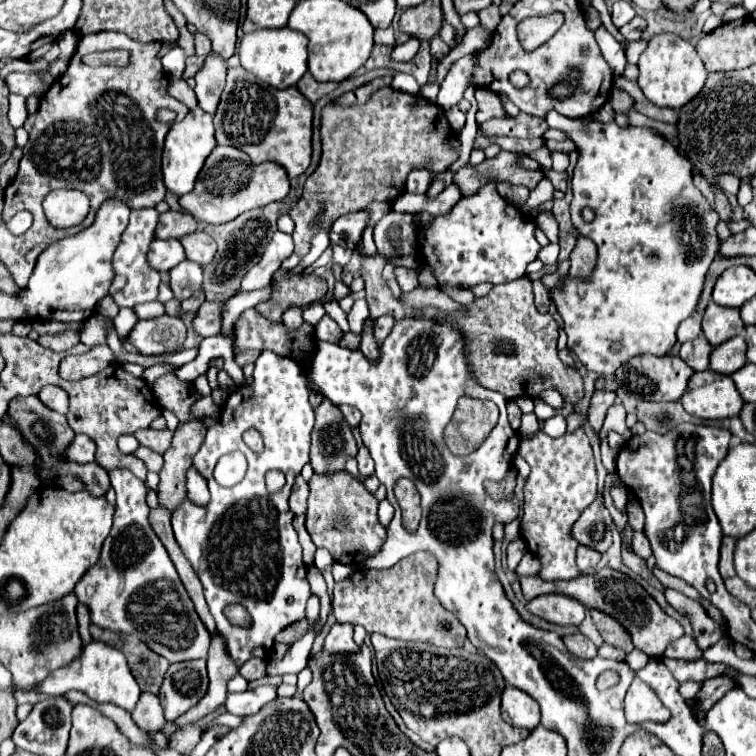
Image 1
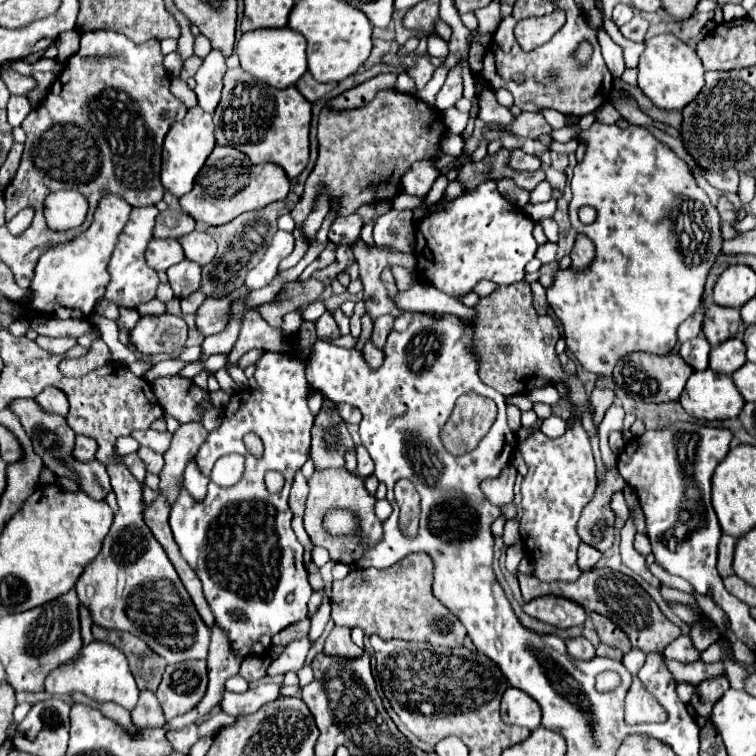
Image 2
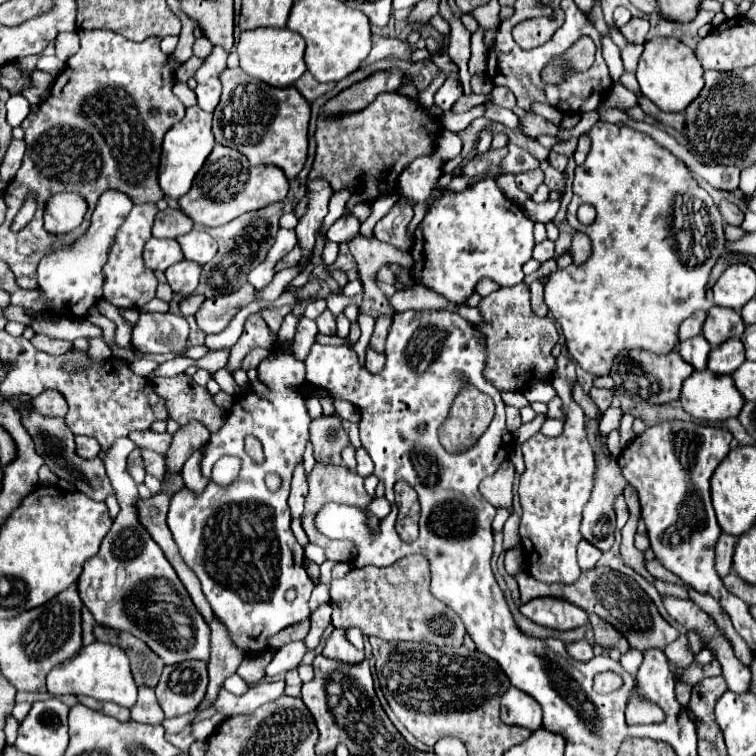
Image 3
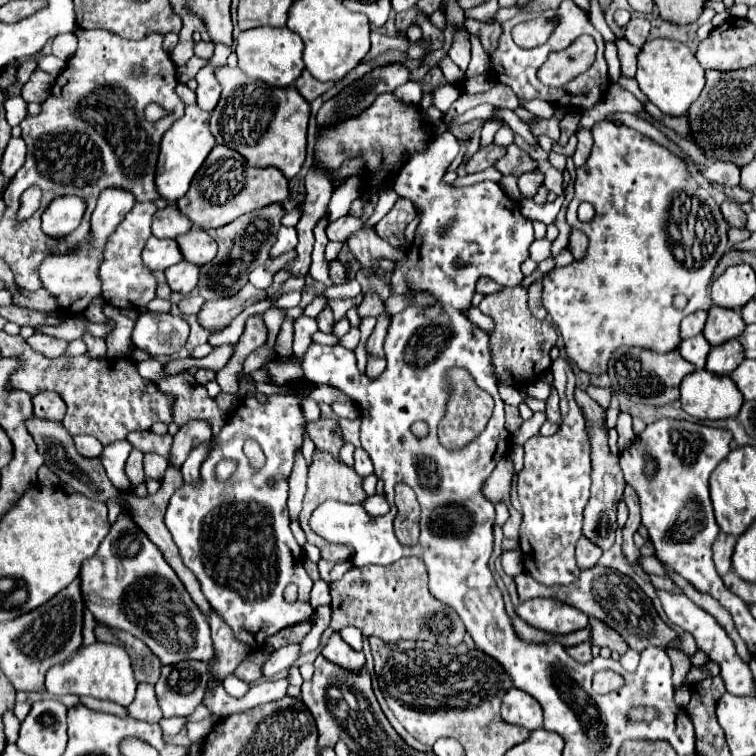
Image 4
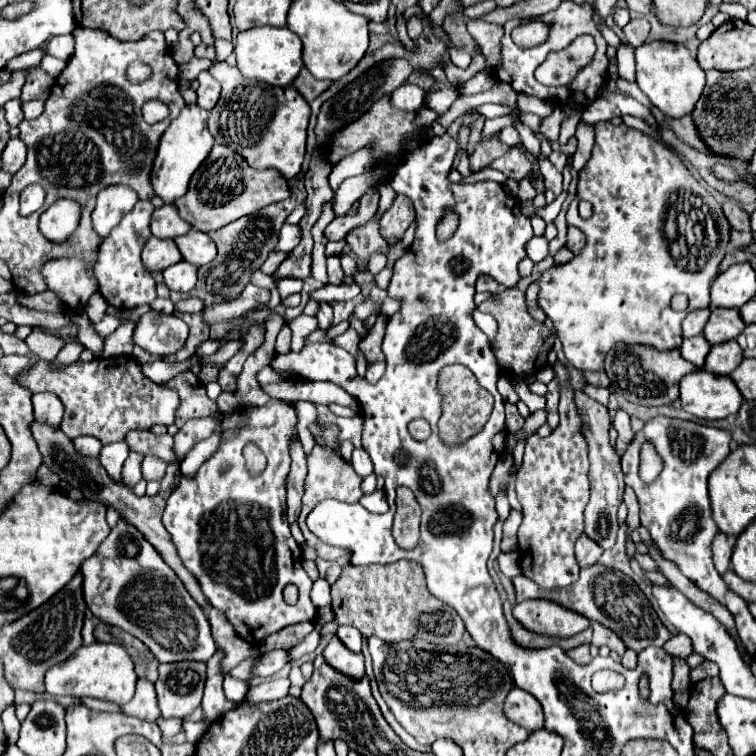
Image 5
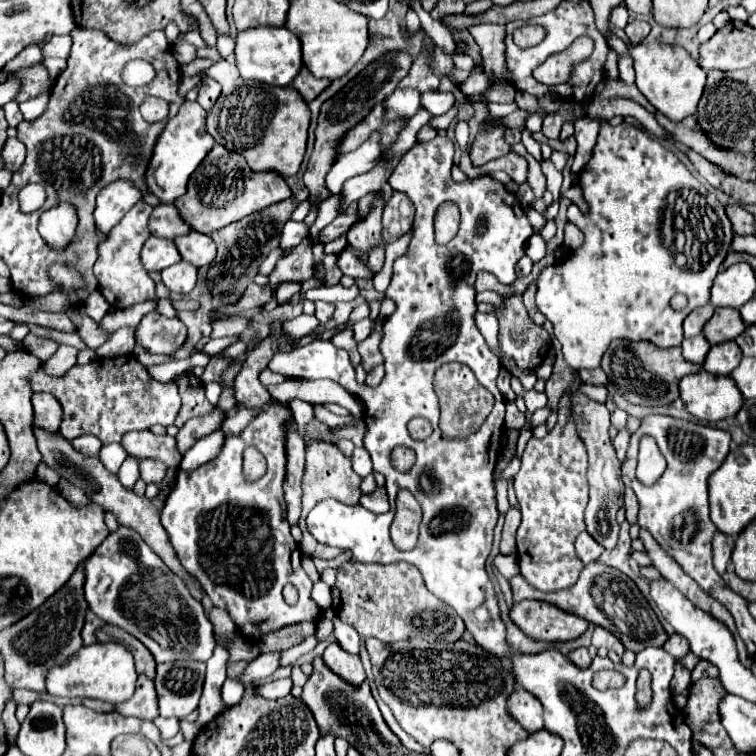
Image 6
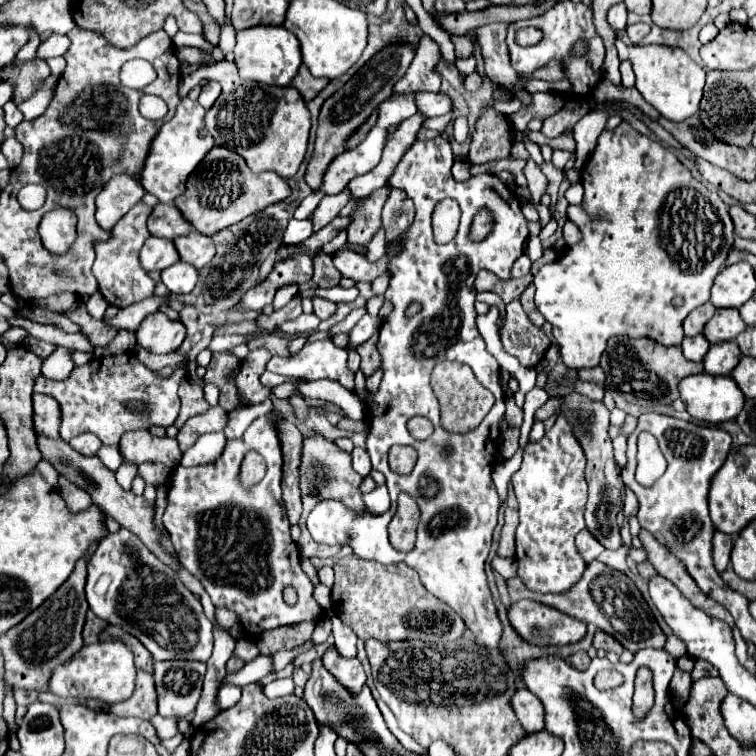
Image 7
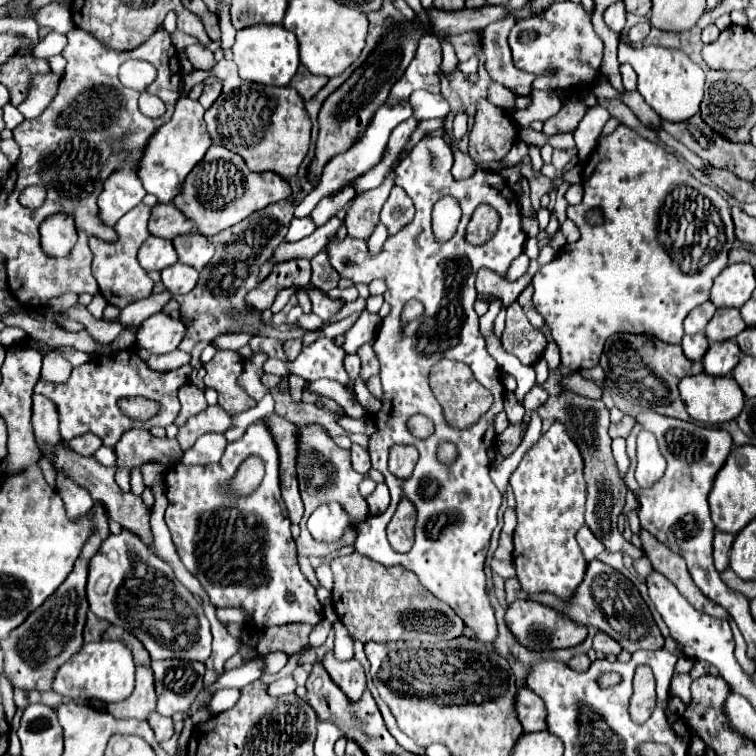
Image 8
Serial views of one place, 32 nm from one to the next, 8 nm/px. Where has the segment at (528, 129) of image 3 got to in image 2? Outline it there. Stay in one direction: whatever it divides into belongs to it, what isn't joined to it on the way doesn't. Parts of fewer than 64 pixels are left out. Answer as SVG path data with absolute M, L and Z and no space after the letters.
M522 112L520 116L514 118L512 124L490 122L488 128L490 128L490 130L500 130L500 132L512 132L512 134L524 136L524 138L538 138L538 136L548 134L548 132L552 130L552 128L548 126L548 122L544 120L544 116L532 114L532 112Z

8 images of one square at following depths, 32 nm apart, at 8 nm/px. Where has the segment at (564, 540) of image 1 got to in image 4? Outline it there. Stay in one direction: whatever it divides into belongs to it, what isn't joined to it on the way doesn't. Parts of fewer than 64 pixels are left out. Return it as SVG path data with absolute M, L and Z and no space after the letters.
M566 358L552 364L552 386L560 396L562 426L554 436L532 436L524 444L524 470L518 474L518 496L522 504L520 548L524 554L524 572L544 586L566 586L576 582L580 568L576 564L574 548L582 532L582 510L590 498L590 440L586 434L586 420L574 402L574 366Z

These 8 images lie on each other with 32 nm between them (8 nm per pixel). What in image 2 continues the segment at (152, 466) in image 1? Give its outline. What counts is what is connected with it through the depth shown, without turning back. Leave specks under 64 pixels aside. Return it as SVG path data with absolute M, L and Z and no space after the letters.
M140 448L140 450L138 450L138 456L144 460L144 464L146 464L146 470L148 470L148 472L160 474L160 470L162 470L162 466L164 466L162 454L152 452L150 448Z

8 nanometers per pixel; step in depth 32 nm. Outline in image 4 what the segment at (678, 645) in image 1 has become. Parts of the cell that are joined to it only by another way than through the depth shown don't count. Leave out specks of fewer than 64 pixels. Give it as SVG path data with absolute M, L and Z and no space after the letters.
M666 648L666 654L670 656L670 662L672 662L672 668L674 668L674 686L682 686L684 684L684 678L686 678L686 672L690 670L690 656L680 652L678 648Z

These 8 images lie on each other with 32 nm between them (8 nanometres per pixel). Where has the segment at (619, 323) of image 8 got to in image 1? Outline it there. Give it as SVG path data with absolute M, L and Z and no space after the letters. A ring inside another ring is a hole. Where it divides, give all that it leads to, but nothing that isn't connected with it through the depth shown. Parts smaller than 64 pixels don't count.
M556 110L548 112L546 122L550 128L562 130L576 144L580 158L572 176L572 224L582 236L598 246L598 264L592 276L586 280L566 276L560 290L552 290L550 294L564 322L568 348L588 370L600 376L614 374L622 364L640 354L666 356L676 342L680 322L696 310L704 276L718 254L718 214L696 190L692 164L652 128L618 126L616 122L598 120L570 120ZM584 208L594 210L592 222L584 222ZM616 340L620 340L624 348L614 354L610 346Z

